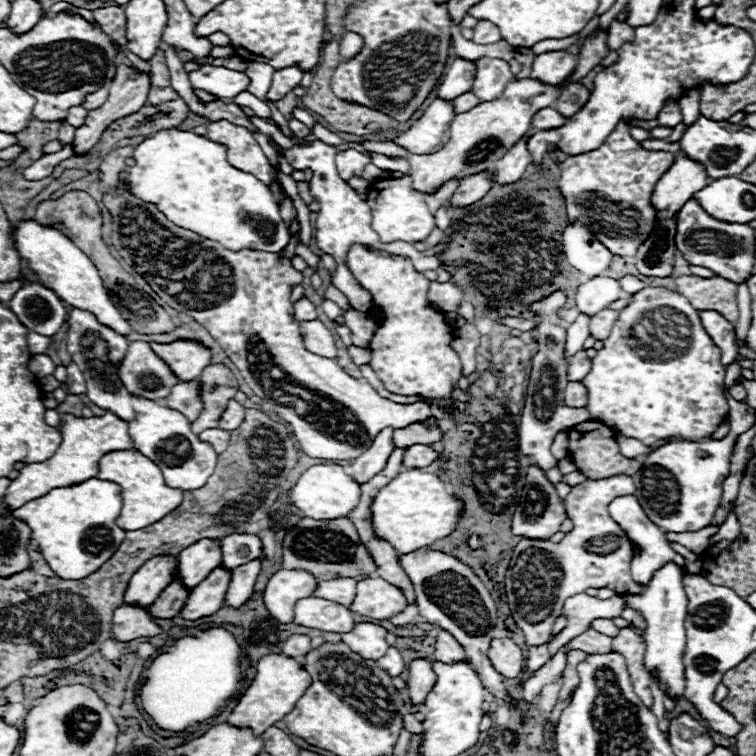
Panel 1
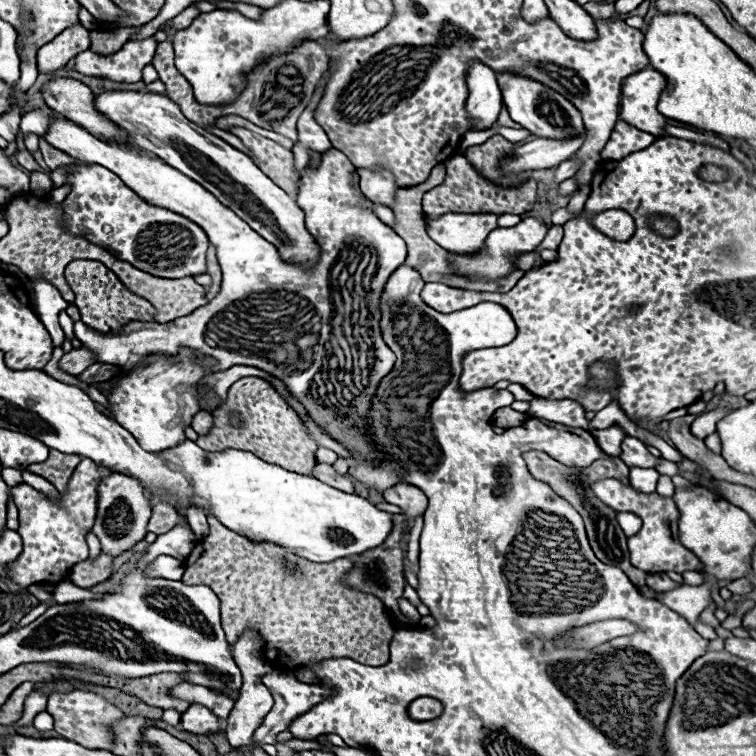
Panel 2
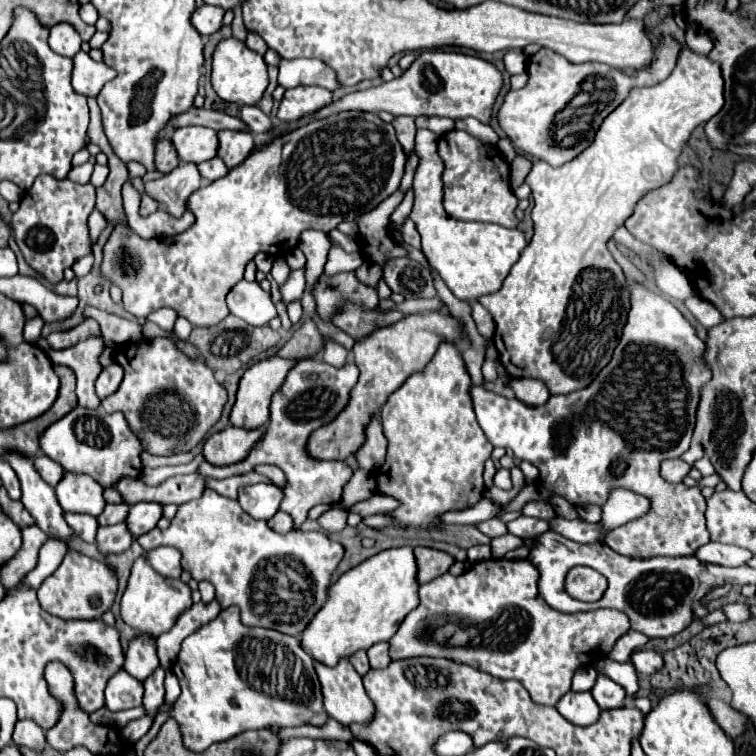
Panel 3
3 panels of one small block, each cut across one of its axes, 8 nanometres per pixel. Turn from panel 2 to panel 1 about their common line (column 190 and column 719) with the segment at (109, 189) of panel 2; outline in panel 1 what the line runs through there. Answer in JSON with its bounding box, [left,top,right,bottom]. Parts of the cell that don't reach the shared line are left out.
[676,198,754,284]

